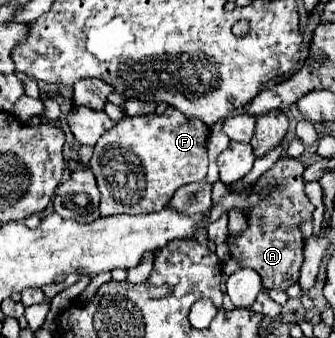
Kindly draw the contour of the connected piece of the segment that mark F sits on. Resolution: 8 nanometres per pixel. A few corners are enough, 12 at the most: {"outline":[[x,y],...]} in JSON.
{"outline":[[169,107],[105,131],[101,217],[161,211],[207,177],[211,129]]}

